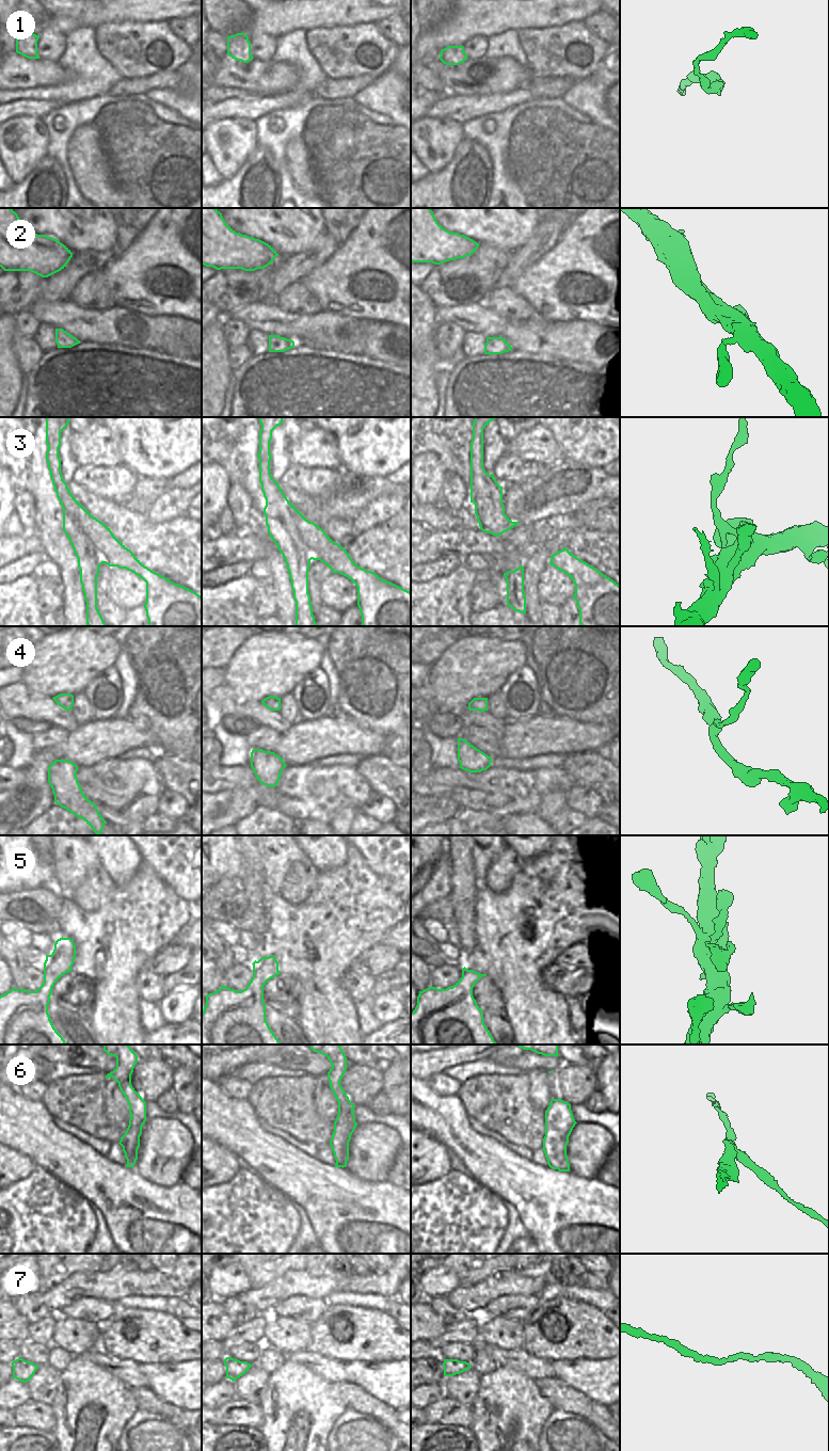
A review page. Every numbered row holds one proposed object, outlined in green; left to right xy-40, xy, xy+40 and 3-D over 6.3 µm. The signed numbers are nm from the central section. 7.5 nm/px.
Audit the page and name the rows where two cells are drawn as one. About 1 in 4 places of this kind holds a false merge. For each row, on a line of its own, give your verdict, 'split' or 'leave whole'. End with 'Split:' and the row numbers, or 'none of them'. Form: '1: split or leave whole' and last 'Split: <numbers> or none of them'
1: leave whole
2: leave whole
3: leave whole
4: leave whole
5: leave whole
6: split
7: leave whole
Split: 6

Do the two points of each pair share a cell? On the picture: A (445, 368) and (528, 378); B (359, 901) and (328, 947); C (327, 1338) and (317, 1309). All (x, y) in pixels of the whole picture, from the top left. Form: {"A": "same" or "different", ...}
{"A": "different", "B": "same", "C": "different"}

